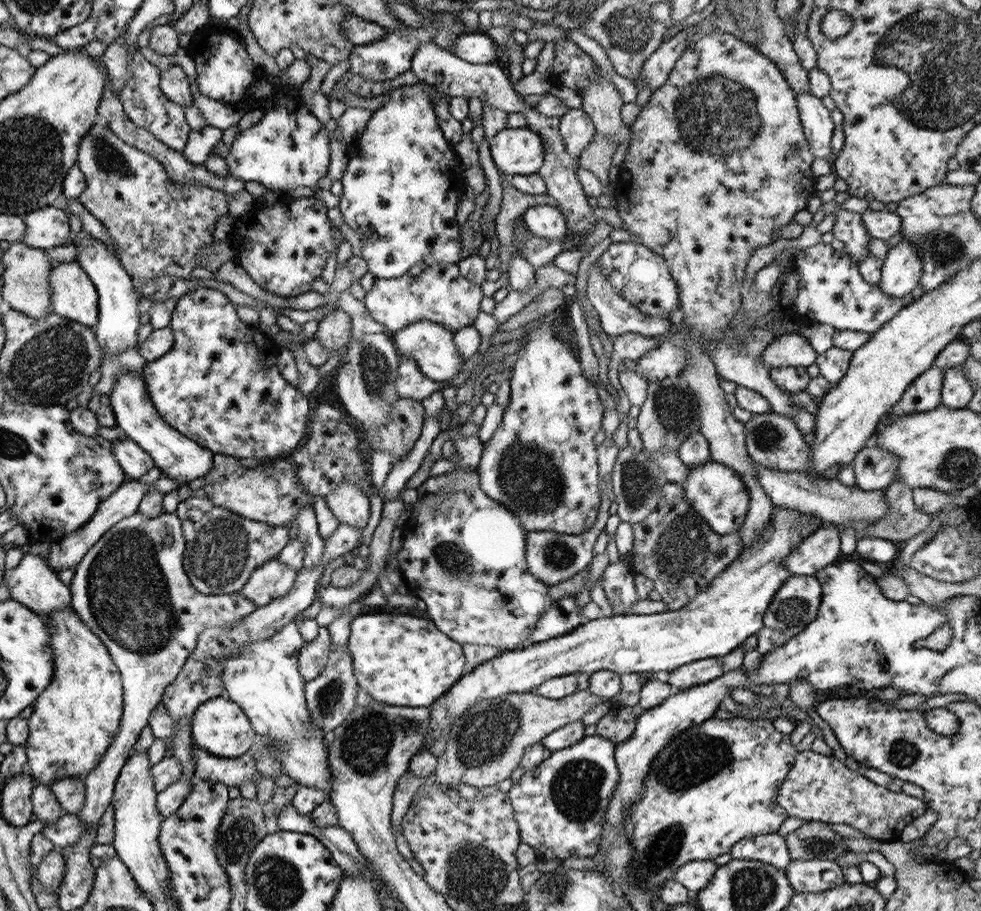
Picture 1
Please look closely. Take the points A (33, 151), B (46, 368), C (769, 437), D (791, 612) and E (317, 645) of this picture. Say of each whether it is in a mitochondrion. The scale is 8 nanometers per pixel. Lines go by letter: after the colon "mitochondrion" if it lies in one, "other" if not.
A: mitochondrion
B: mitochondrion
C: mitochondrion
D: mitochondrion
E: other

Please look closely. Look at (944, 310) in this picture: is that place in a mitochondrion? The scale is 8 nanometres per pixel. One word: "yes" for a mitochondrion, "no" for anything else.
no

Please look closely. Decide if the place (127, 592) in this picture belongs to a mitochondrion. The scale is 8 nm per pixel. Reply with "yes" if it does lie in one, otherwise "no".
yes

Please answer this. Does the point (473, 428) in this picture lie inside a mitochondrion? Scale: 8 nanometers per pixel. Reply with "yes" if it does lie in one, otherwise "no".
no

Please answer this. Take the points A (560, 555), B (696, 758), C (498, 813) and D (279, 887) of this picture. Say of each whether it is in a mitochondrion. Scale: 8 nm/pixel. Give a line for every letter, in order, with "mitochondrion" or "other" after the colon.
A: mitochondrion
B: mitochondrion
C: other
D: mitochondrion

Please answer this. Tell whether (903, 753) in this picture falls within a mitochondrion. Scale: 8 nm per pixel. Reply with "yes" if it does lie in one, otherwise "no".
yes

